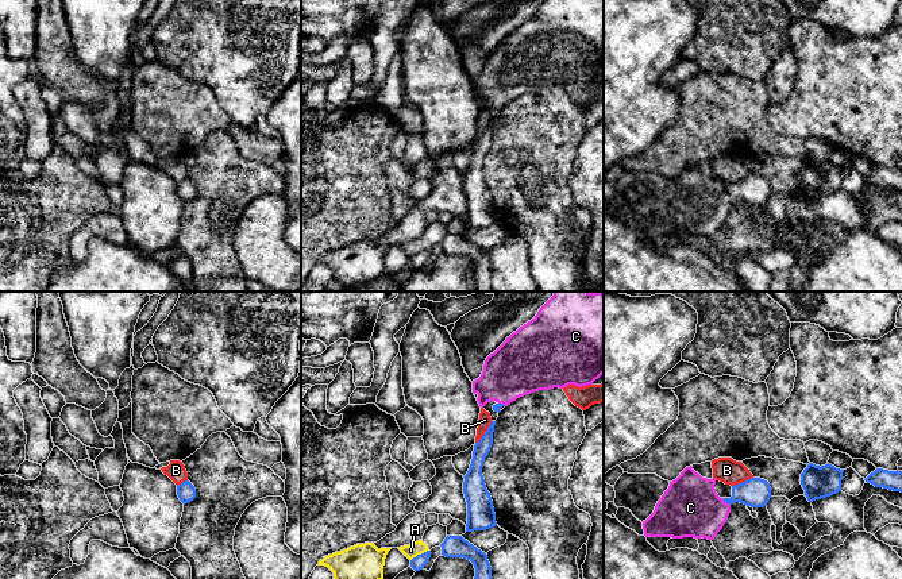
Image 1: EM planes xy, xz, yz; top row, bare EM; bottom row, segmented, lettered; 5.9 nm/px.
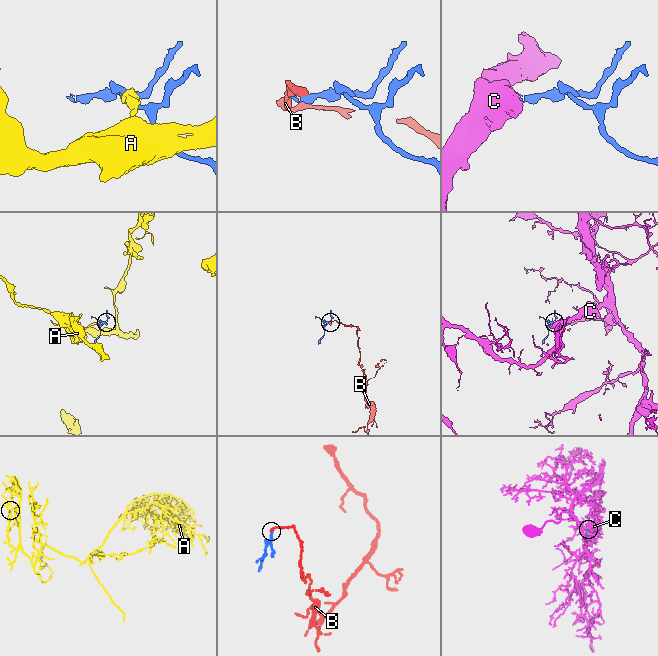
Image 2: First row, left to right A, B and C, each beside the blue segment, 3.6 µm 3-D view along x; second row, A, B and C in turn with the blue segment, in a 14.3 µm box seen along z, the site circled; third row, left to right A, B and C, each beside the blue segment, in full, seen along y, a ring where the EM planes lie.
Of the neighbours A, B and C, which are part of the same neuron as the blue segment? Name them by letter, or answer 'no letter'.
C

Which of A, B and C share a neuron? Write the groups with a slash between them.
A / B / C

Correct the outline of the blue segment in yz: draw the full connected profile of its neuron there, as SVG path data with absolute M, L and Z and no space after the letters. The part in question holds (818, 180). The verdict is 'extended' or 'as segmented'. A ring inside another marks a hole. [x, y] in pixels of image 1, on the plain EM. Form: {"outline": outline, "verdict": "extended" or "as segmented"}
{"outline": "M809 161L801 171L801 182L809 200L830 194L841 189L844 167L832 162L816 163Z", "verdict": "as segmented"}

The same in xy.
{"outline": "M185 178L177 184L177 193L185 202L196 196L196 186L189 178Z", "verdict": "as segmented"}

